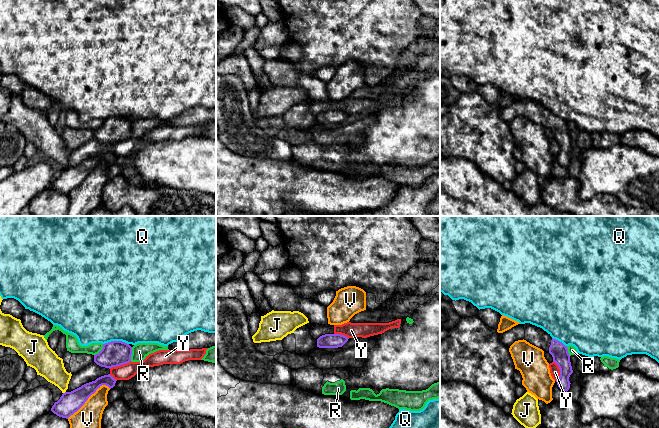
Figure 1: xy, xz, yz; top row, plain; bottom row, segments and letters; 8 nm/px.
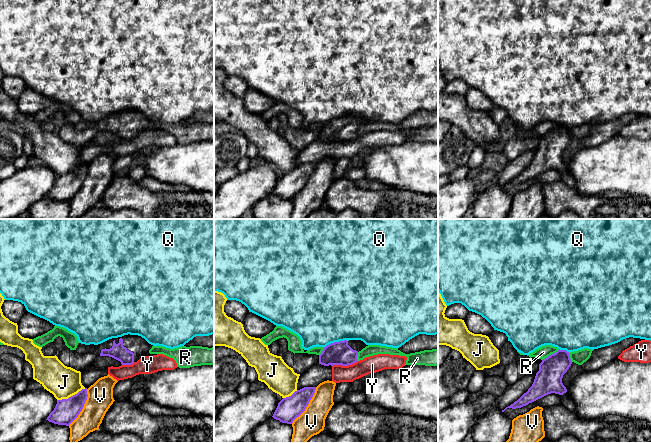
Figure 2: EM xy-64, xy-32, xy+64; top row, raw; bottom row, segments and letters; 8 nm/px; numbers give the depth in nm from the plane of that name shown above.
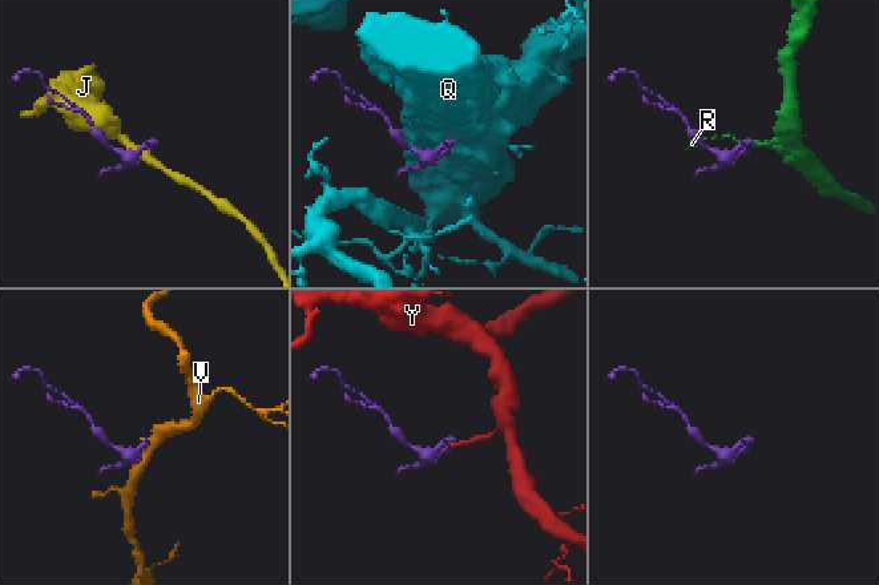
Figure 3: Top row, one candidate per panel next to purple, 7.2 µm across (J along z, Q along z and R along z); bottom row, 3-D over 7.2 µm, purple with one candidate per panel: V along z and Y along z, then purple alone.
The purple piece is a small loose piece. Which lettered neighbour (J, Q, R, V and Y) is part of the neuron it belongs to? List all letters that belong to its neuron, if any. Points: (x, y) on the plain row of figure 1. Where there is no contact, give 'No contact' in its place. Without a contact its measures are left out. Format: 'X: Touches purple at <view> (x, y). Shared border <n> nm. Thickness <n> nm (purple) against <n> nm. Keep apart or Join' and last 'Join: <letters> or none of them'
J: Touches purple at xy (65, 168). Shared border 30 nm. Thickness 180 nm (purple) against 200 nm. Keep apart
Q: Touches purple at xy (115, 117). Shared border 200 nm. Thickness 200 nm (purple) against 500 nm. Keep apart
R: Touches purple at xy (131, 130). Shared border 110 nm. Thickness 200 nm (purple) against 130 nm. Keep apart
V: Touches purple at xy (88, 173). Shared border 420 nm. Thickness 180 nm (purple) against 220 nm. Keep apart
Y: Touches purple at xy (119, 141). Shared border 190 nm. Thickness 200 nm (purple) against 130 nm. Keep apart
Join: none of them

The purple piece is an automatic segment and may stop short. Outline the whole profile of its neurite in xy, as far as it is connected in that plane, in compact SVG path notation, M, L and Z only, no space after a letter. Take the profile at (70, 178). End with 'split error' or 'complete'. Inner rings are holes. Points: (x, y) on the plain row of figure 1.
M108 150L97 154L95 157L86 159L71 168L65 168L60 175L54 179L51 187L59 193L68 195L85 180L88 174L94 170L98 164L106 161L111 165L115 162L116 157L113 152Z; complete

